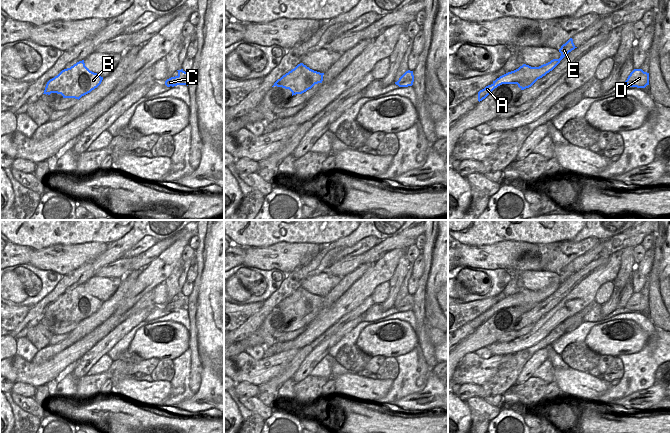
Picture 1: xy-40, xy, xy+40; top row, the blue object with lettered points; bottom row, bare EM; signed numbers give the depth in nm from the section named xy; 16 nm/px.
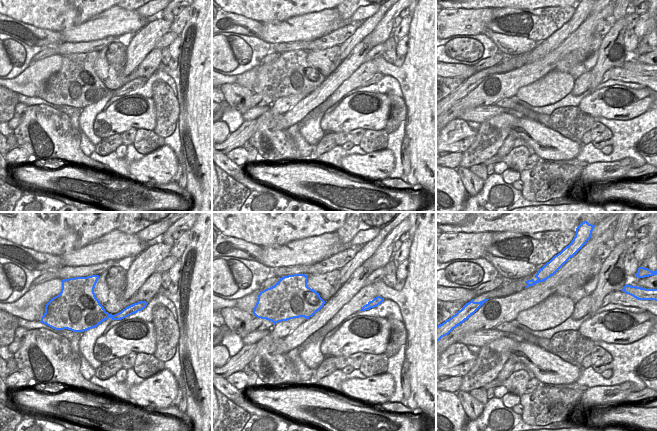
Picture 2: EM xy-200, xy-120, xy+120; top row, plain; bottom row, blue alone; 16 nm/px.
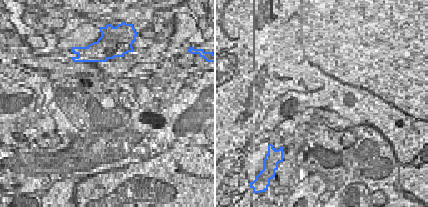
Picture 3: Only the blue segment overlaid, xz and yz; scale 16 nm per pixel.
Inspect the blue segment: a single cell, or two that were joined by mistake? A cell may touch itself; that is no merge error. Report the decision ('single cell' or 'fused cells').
fused cells

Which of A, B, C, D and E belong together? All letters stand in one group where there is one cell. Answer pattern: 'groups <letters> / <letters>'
groups A E / B C D

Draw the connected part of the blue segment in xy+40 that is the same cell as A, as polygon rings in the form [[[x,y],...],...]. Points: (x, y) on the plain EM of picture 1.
[[[570,262],[565,268],[561,270],[559,276],[561,280],[559,283],[553,283],[550,286],[543,288],[539,291],[531,291],[531,290],[521,290],[518,293],[508,296],[499,302],[497,302],[491,309],[486,310],[484,313],[478,316],[478,325],[482,325],[485,323],[495,312],[502,308],[511,308],[522,303],[540,303],[545,300],[547,297],[552,295],[560,285],[572,274],[577,272],[574,267],[573,263]]]

